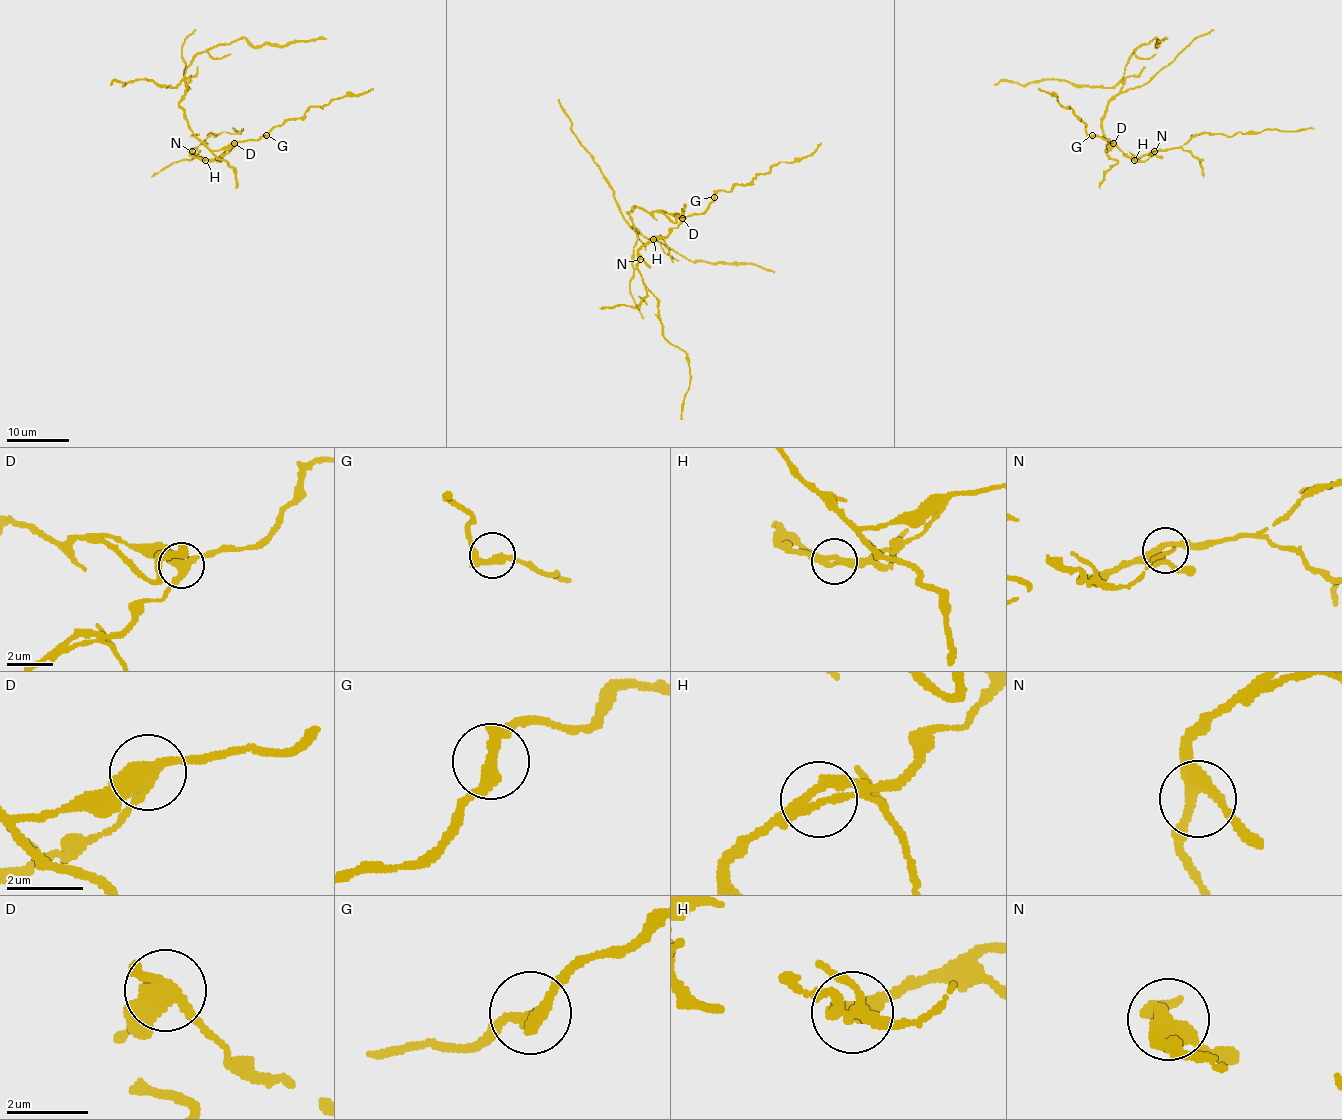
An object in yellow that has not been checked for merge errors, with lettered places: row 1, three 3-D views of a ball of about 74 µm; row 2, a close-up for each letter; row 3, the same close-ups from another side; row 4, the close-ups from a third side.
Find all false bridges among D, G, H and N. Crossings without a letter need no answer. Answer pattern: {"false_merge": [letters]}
{"false_merge": ["D", "H"]}

